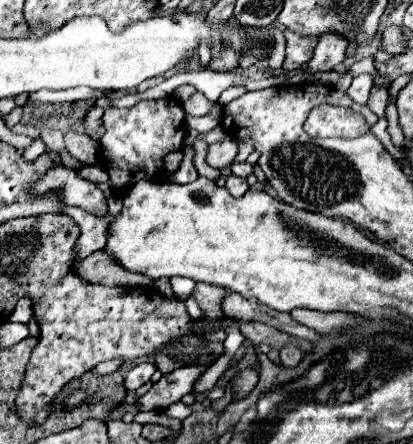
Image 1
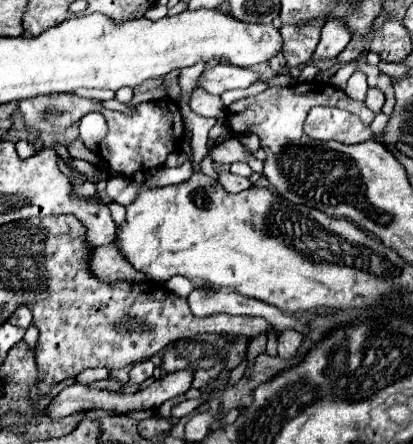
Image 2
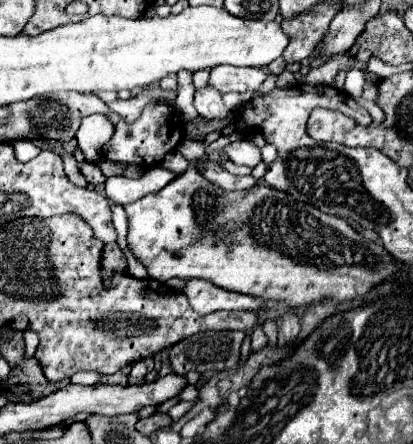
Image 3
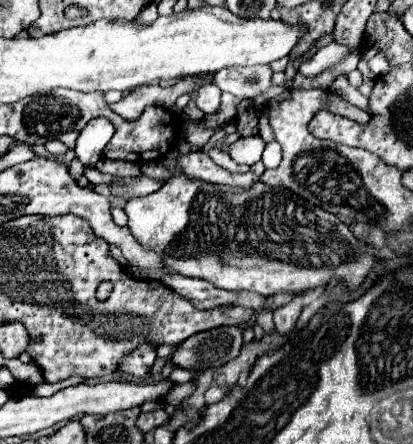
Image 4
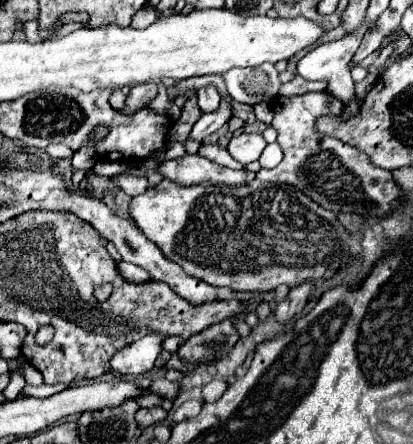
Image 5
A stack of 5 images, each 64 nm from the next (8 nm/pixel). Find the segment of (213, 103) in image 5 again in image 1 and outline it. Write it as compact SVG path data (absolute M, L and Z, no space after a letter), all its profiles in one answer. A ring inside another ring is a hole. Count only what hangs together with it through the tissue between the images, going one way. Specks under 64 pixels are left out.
M196 92L194 96L190 96L190 98L182 104L182 108L184 108L184 112L186 112L188 116L204 116L204 114L208 114L208 112L214 108L214 104L208 102L202 92Z

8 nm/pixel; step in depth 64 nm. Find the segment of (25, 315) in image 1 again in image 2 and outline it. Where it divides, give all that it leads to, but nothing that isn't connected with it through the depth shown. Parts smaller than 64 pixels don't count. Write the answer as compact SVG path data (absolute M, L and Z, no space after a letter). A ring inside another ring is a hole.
M21 305L11 316L9 322L12 325L27 329L32 323L32 312L26 305Z

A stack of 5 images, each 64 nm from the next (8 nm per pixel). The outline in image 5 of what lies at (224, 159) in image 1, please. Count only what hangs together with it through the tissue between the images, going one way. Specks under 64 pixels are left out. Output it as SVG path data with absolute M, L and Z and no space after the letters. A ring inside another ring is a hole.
M240 134L238 138L232 138L228 144L230 156L242 164L258 160L264 148L266 140L262 138L262 134Z

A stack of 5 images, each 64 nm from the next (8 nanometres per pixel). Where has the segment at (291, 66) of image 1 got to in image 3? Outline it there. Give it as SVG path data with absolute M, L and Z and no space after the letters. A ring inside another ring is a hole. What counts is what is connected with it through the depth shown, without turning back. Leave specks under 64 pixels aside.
M324 2L324 4L318 4L316 10L304 16L298 16L294 20L284 20L282 30L290 38L288 48L282 54L284 60L292 64L292 62L302 62L310 58L336 12L338 12L338 6Z

